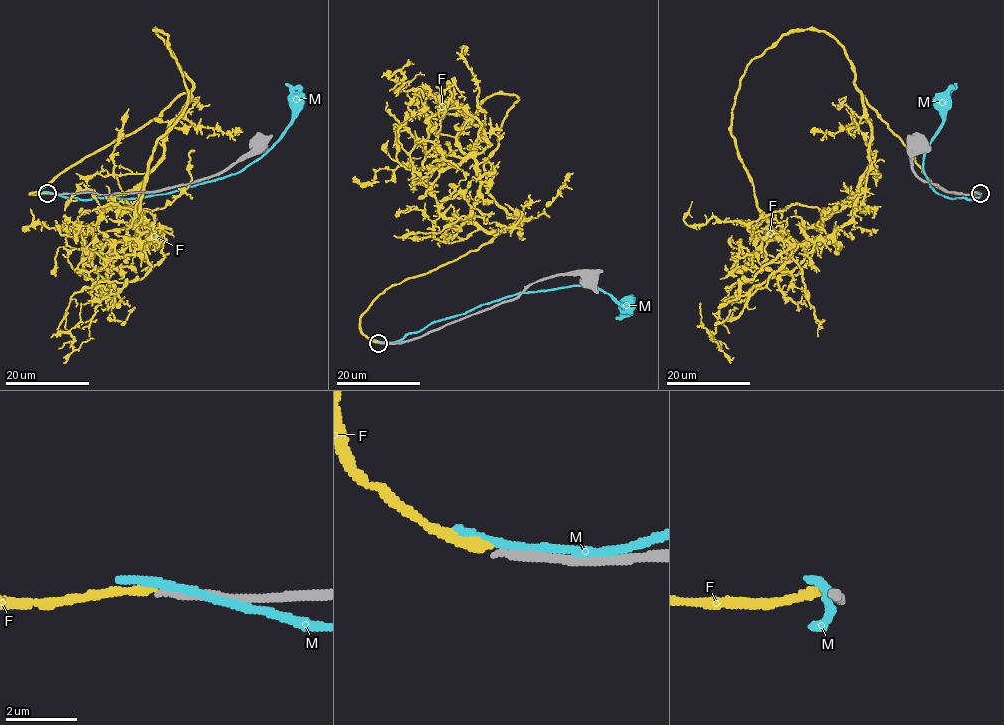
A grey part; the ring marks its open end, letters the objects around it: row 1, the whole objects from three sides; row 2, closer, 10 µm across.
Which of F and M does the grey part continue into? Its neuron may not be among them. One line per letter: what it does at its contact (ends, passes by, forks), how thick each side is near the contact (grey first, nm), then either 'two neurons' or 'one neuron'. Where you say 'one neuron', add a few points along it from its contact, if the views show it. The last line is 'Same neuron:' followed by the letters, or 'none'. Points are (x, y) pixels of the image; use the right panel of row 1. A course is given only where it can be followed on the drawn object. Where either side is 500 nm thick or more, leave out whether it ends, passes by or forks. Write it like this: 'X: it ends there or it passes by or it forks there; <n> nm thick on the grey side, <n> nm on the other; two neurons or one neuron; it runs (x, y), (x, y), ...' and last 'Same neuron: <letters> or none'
F: it ends there; 220 nm thick on the grey side, 240 nm on the other; one neuron; it runs (979, 193), (932, 182), (860, 93), (870, 166), (854, 215), (727, 287), (708, 333), (721, 349), (712, 339)
M: it passes by; 240 nm thick on the grey side, 220 nm on the other; two neurons
Same neuron: F

